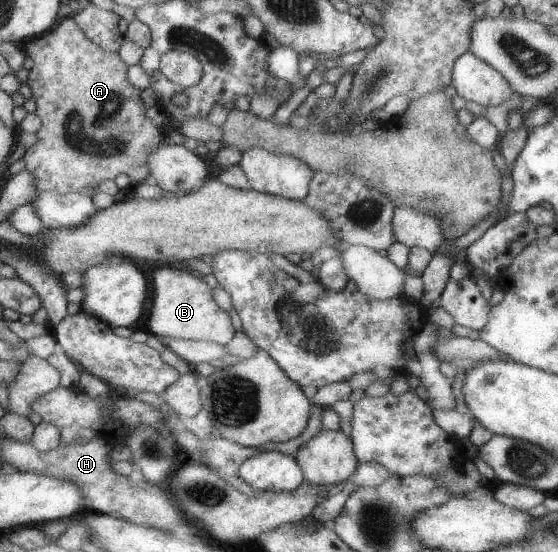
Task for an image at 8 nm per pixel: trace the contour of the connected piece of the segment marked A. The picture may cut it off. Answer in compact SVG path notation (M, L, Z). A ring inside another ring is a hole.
M72 16L58 18L48 32L26 40L20 47L33 62L28 71L27 85L34 98L34 112L41 122L35 132L36 142L26 147L22 154L24 171L32 174L37 190L59 195L84 193L88 196L93 194L93 187L98 183L113 180L120 172L129 176L132 185L149 179L146 156L154 152L164 138L160 127L144 116L146 108L140 100L141 90L128 82L128 67L118 58L118 53L104 52L100 46L92 44Z

